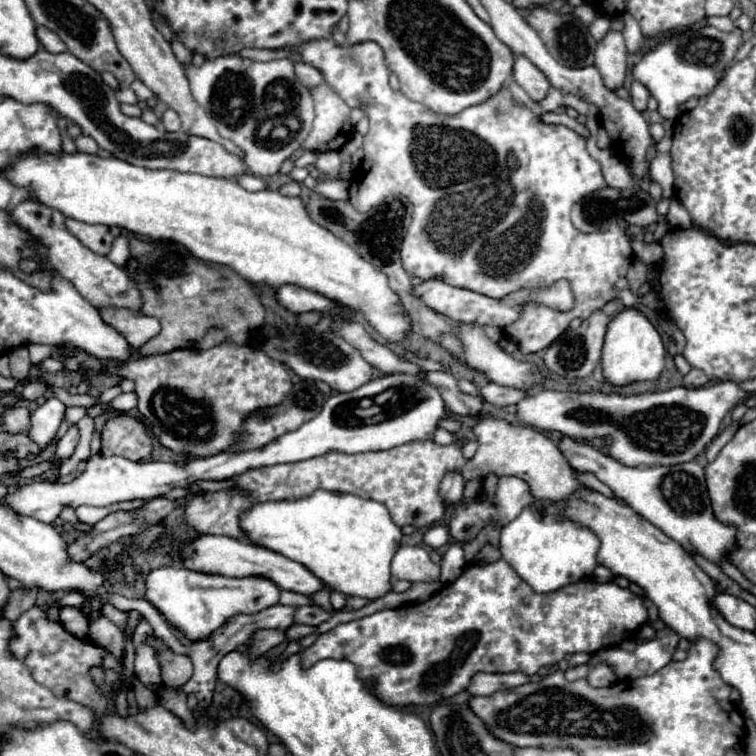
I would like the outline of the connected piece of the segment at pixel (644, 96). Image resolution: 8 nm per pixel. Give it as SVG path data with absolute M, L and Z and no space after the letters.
M634 81L634 83L630 85L630 95L632 95L632 103L634 103L634 107L636 107L638 111L646 111L650 93L648 93L648 89L646 89L640 81Z

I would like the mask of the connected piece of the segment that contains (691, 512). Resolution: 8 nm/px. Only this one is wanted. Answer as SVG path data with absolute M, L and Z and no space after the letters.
M562 437L558 441L558 449L562 449L562 455L566 457L566 461L570 461L572 469L596 475L612 489L616 499L624 501L638 515L664 531L670 539L678 541L688 553L702 555L714 565L730 561L730 549L734 549L736 529L734 525L722 525L722 521L714 517L710 497L706 493L704 467L696 461L672 467L626 467L610 455L604 455L598 449L572 437Z

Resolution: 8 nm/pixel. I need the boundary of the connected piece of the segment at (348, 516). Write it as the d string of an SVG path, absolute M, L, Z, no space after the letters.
M318 489L300 501L258 503L242 515L240 523L252 543L306 565L332 591L370 601L392 591L390 561L400 549L402 531L378 501Z

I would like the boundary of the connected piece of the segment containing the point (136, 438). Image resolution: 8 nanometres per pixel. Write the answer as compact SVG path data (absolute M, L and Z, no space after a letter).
M118 413L110 417L102 429L102 449L104 457L120 455L130 461L148 461L156 445L154 433L142 421L128 413Z

